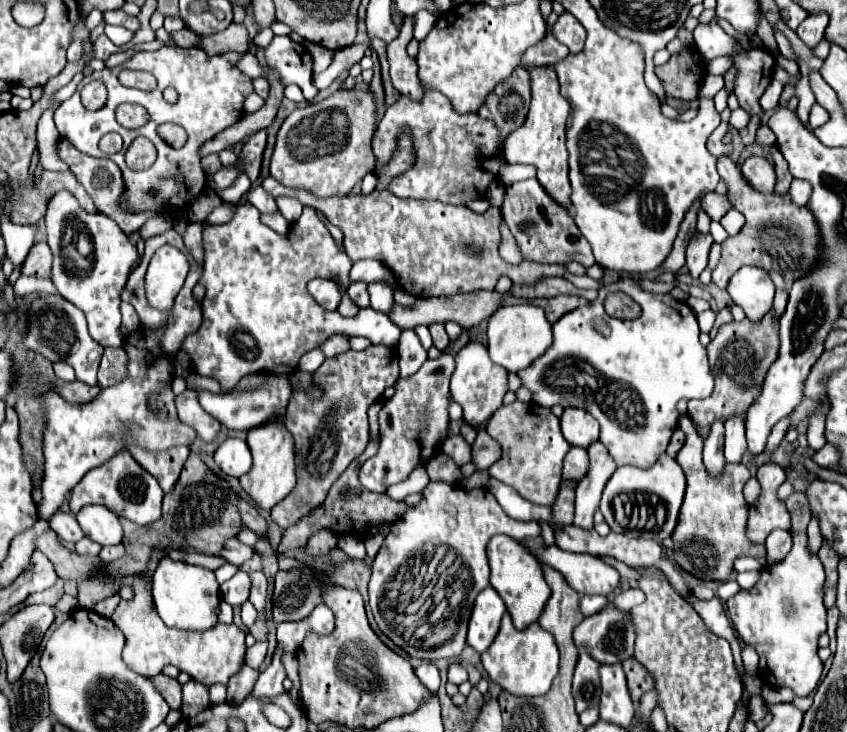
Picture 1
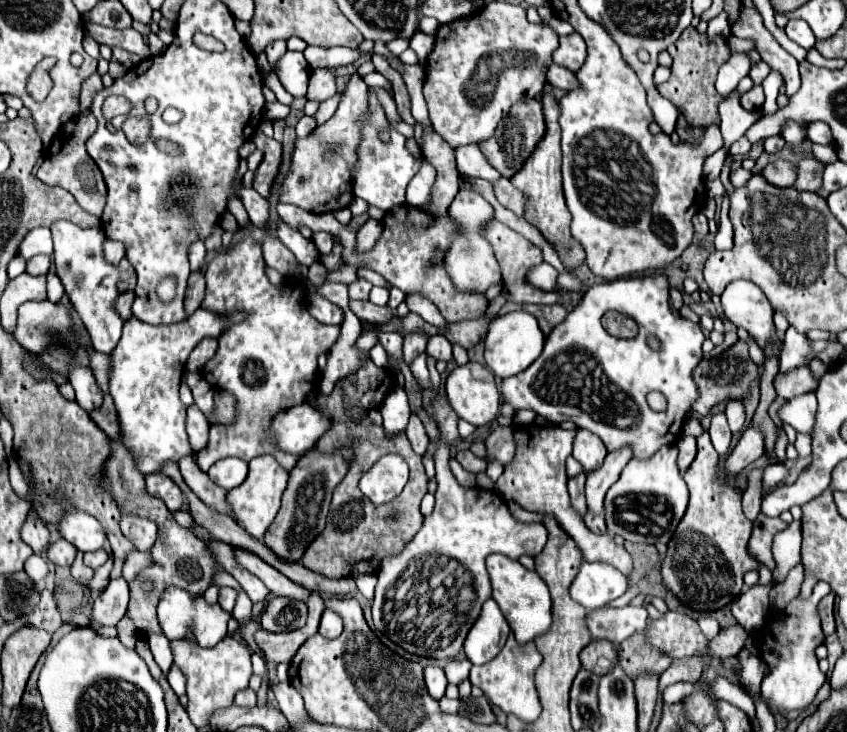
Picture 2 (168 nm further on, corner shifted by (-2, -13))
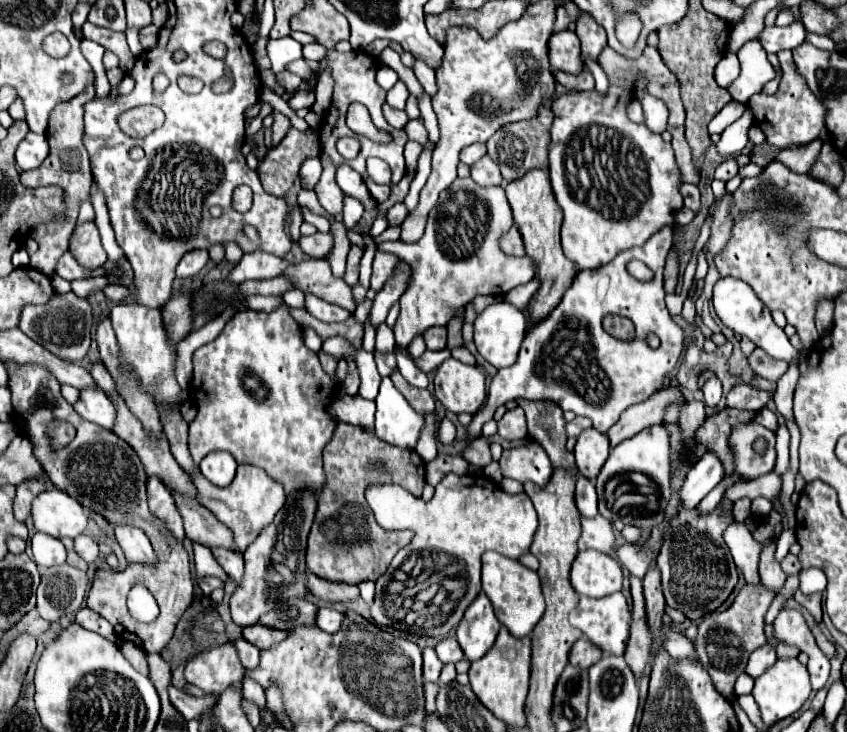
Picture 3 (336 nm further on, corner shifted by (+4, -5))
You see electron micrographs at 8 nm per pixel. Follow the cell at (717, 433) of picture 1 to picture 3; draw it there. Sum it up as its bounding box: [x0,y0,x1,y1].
[702,378,722,410]

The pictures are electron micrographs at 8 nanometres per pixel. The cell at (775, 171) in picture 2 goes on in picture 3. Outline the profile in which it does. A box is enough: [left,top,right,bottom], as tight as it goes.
[776,140,822,174]

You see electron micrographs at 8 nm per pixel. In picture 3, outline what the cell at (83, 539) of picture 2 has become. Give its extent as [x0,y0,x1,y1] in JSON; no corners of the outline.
[32,488,88,538]

